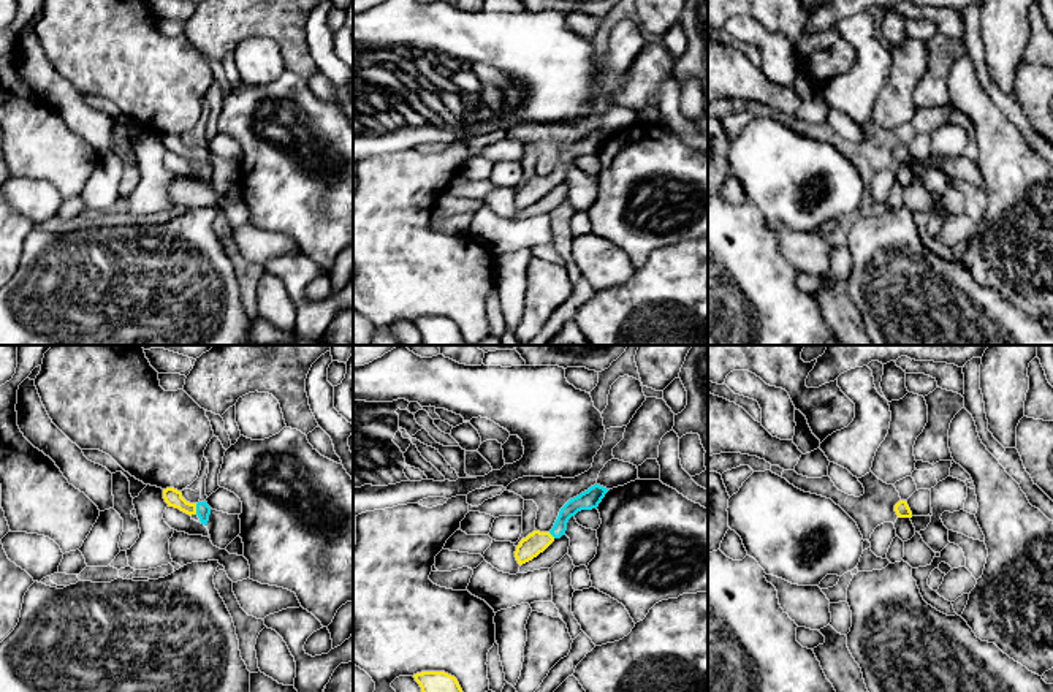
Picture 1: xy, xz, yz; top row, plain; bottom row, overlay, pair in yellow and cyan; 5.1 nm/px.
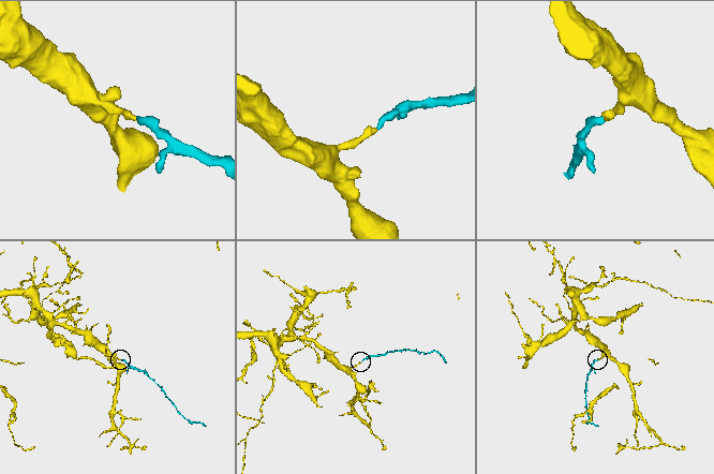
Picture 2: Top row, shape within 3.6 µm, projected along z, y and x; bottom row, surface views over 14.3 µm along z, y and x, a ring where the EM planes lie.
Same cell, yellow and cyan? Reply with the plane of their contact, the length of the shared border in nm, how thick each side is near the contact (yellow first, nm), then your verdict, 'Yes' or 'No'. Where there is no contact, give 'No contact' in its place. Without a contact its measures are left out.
Touches yellow in xy. Shared border 60 nm. Thickness 90 nm (yellow) against 80 nm. Yes

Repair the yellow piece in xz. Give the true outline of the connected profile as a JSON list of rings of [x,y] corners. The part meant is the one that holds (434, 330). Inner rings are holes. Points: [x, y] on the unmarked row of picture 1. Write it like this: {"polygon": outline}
{"polygon": [[[421,317],[413,323],[424,345],[470,345],[464,340],[458,325],[445,317]]]}

